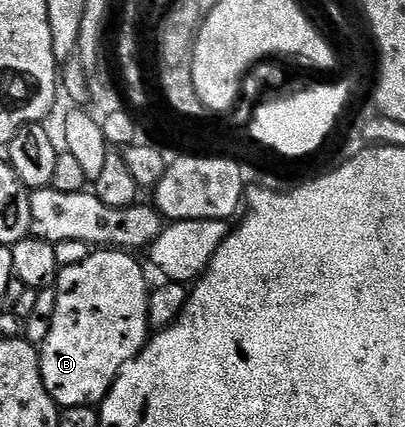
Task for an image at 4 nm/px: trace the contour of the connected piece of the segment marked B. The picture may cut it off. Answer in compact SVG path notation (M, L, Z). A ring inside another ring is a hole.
M98 249L80 265L61 268L56 284L56 309L52 313L52 325L48 337L40 345L40 373L44 377L44 389L53 397L59 408L94 407L101 404L114 378L144 349L152 332L148 321L148 301L152 290L146 284L142 267L126 249Z

